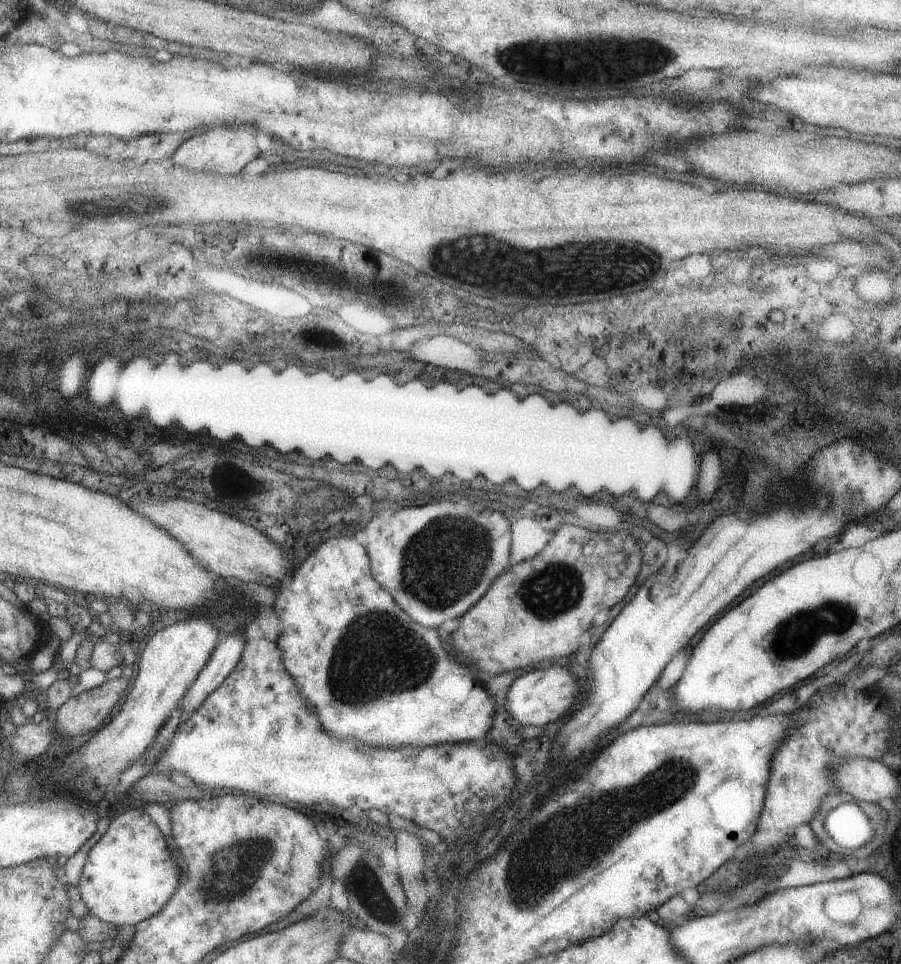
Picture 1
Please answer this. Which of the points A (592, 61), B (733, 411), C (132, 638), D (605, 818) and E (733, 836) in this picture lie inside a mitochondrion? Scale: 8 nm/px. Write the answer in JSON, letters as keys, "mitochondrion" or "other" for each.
{"A":"mitochondrion","B":"other","C":"other","D":"mitochondrion","E":"other"}

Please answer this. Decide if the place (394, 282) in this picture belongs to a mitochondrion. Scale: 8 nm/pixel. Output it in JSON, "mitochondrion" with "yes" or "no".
{"mitochondrion":"no"}

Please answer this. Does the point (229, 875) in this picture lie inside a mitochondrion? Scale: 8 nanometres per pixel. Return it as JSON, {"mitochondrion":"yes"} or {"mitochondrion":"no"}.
{"mitochondrion":"yes"}

